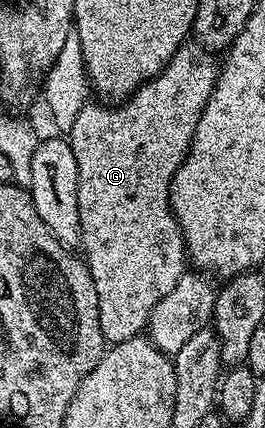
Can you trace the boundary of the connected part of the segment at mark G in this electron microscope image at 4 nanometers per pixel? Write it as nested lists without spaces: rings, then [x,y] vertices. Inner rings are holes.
[[[188,41],[177,49],[177,53],[165,65],[160,75],[155,75],[148,83],[142,85],[118,105],[104,105],[99,101],[88,101],[81,109],[69,134],[69,142],[73,149],[73,157],[77,157],[77,177],[79,188],[77,189],[77,205],[81,209],[81,255],[85,260],[87,268],[91,270],[93,285],[97,289],[97,309],[101,321],[101,333],[108,344],[114,345],[121,341],[129,341],[140,334],[139,331],[148,326],[151,314],[161,299],[173,293],[178,285],[179,278],[188,270],[189,260],[187,258],[187,242],[183,240],[183,234],[179,223],[175,219],[175,212],[171,209],[171,182],[177,173],[177,169],[185,161],[185,157],[191,148],[193,133],[197,129],[197,123],[201,121],[201,113],[209,101],[215,89],[215,83],[219,80],[221,70],[220,64],[215,63],[216,56],[210,51],[204,50],[194,41]]]

